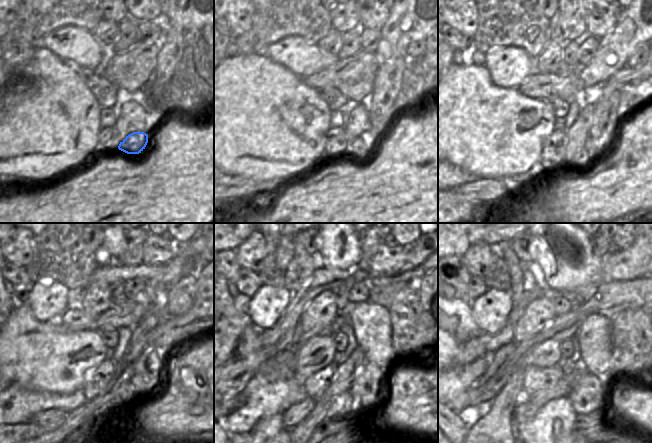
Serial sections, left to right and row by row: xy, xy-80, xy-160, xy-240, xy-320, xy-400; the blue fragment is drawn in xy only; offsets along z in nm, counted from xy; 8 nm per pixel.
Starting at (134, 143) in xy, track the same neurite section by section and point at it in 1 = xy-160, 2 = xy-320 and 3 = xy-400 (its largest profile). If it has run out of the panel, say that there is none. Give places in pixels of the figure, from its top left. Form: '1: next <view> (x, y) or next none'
1: next xy-160 (575, 154)
2: next xy-320 (342, 406)
3: next xy-400 (552, 426)

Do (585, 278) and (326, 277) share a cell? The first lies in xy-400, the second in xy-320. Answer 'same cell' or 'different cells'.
different cells

